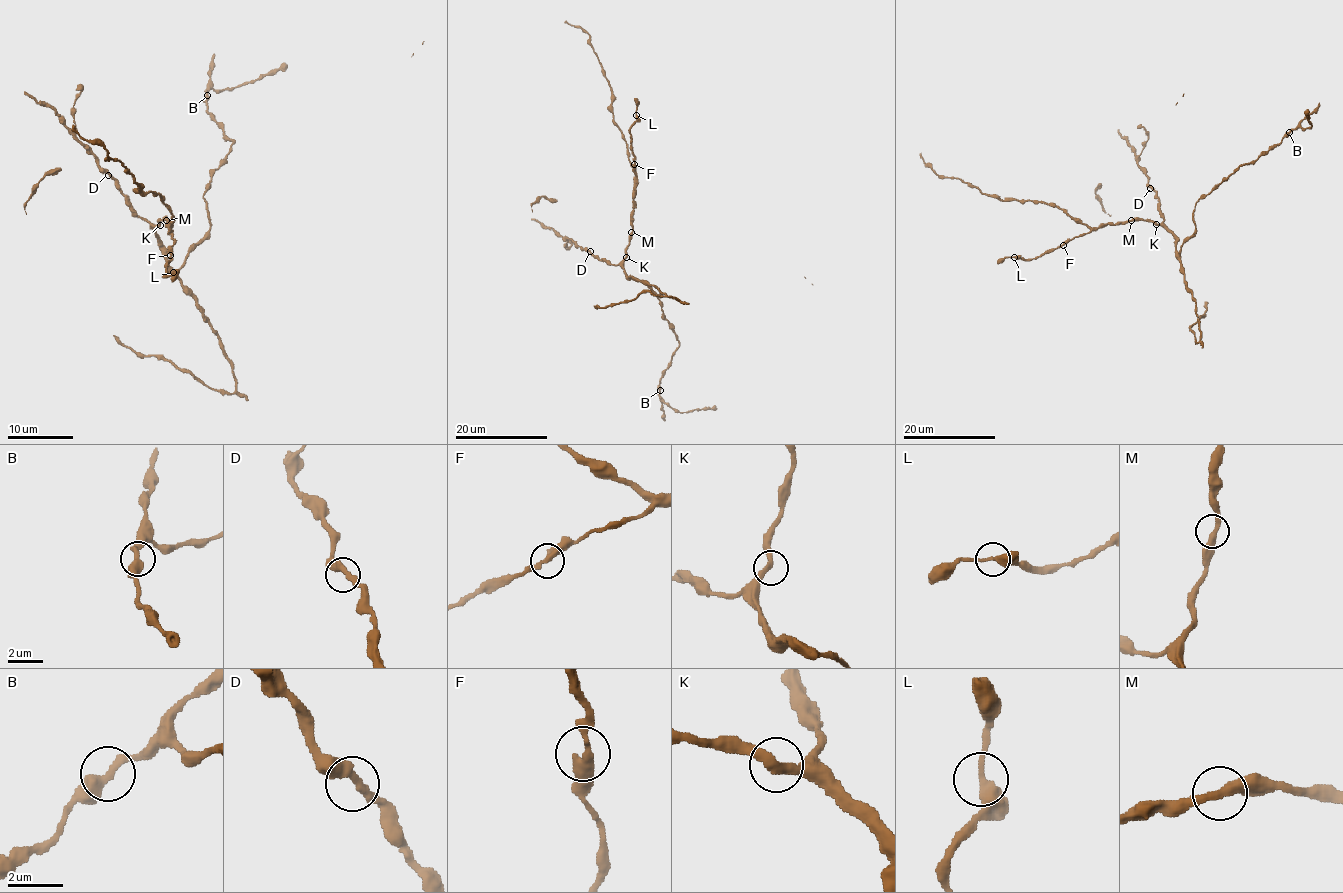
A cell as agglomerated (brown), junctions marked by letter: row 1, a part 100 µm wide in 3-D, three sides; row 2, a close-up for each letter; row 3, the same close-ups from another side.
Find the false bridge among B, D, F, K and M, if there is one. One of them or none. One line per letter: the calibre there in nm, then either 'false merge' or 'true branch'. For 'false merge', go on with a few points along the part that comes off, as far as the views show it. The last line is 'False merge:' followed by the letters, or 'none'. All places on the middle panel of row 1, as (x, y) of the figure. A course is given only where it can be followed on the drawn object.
B: 380 nm thick; true branch
D: 360 nm thick; true branch
F: 360 nm thick; true branch
K: 320 nm thick; true branch
M: 360 nm thick; true branch
False merge: none

